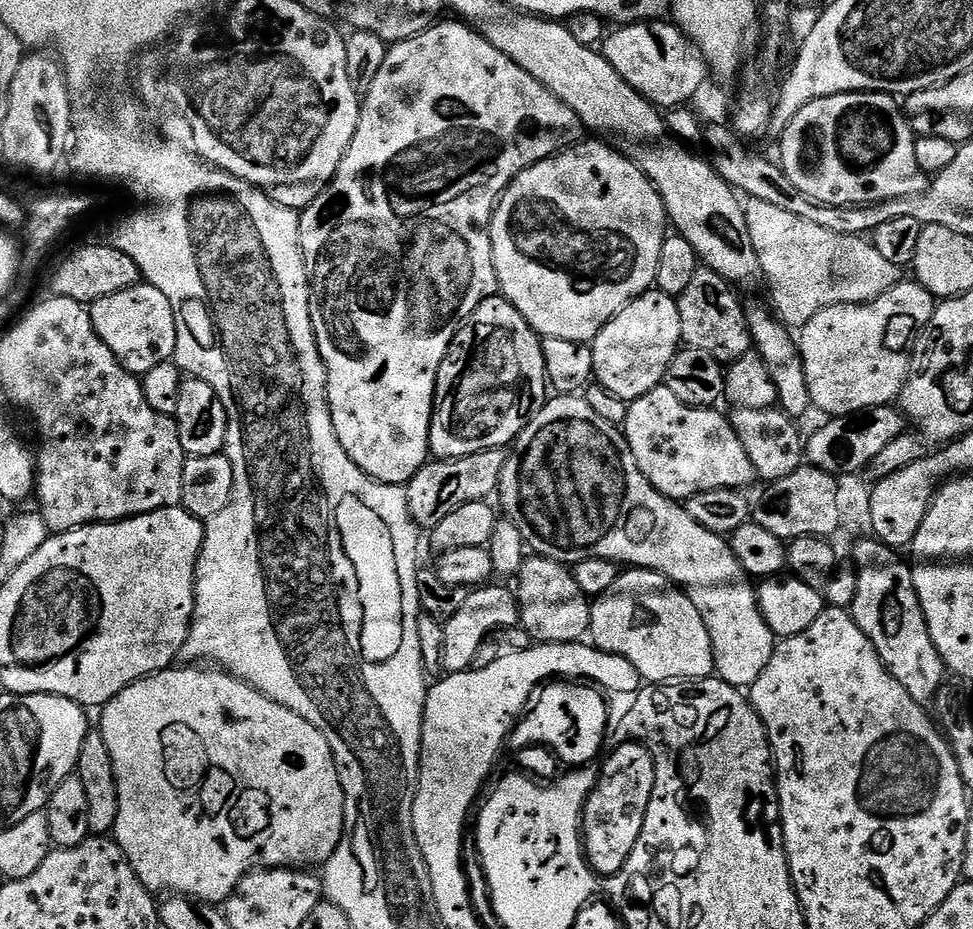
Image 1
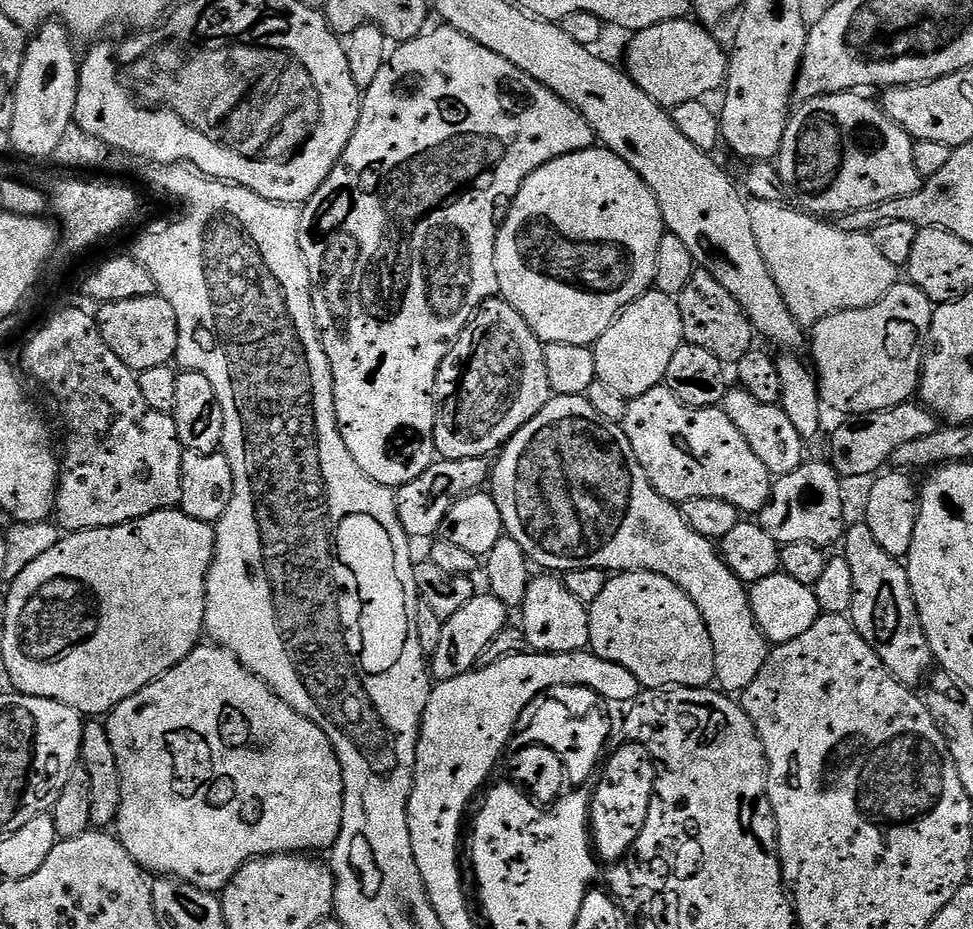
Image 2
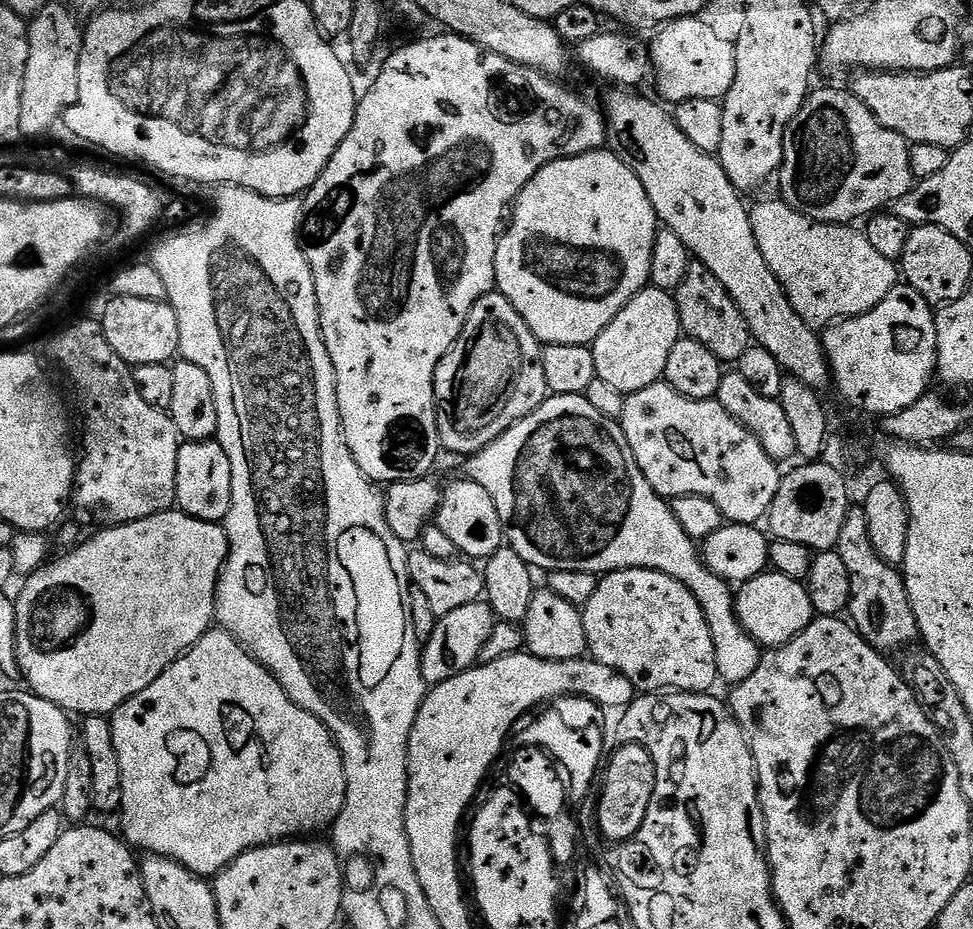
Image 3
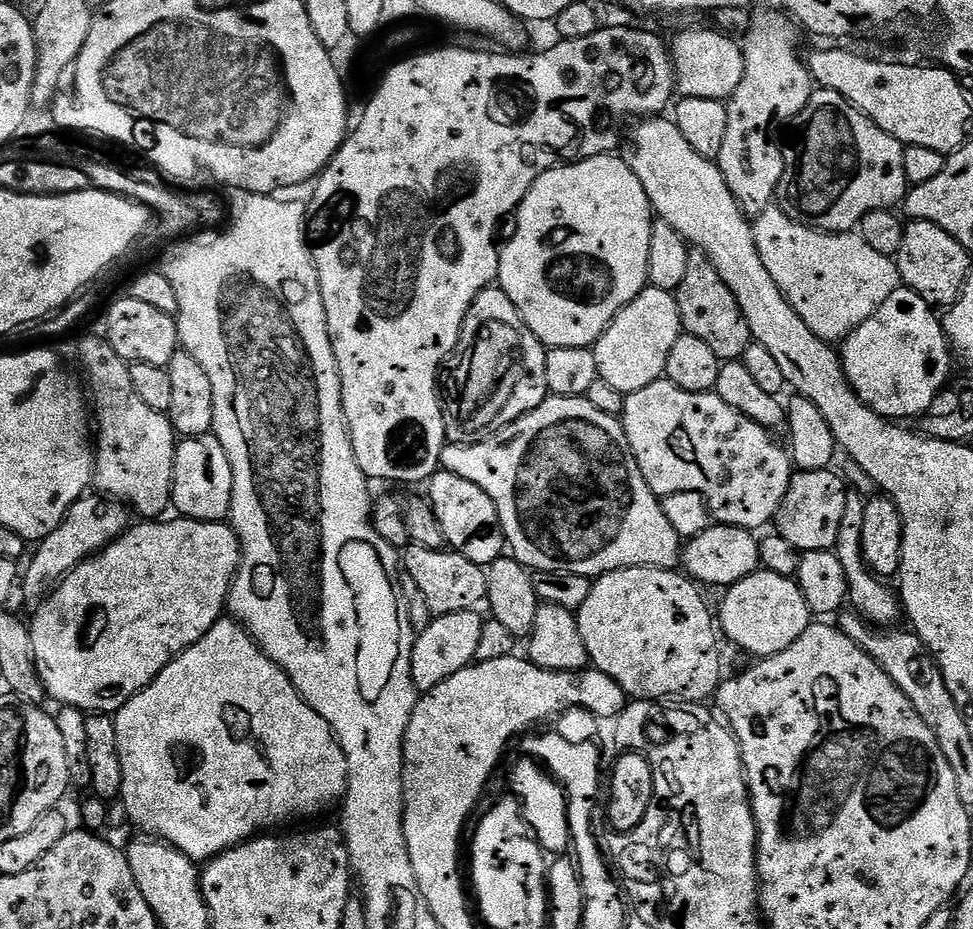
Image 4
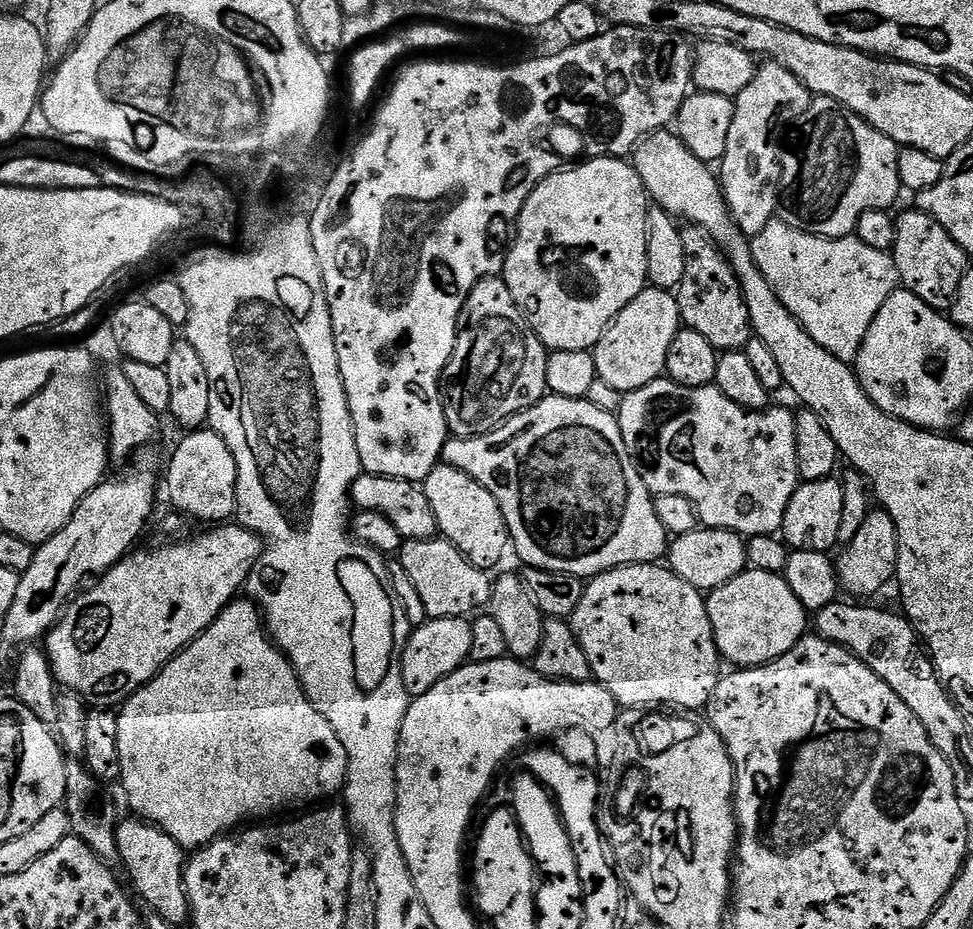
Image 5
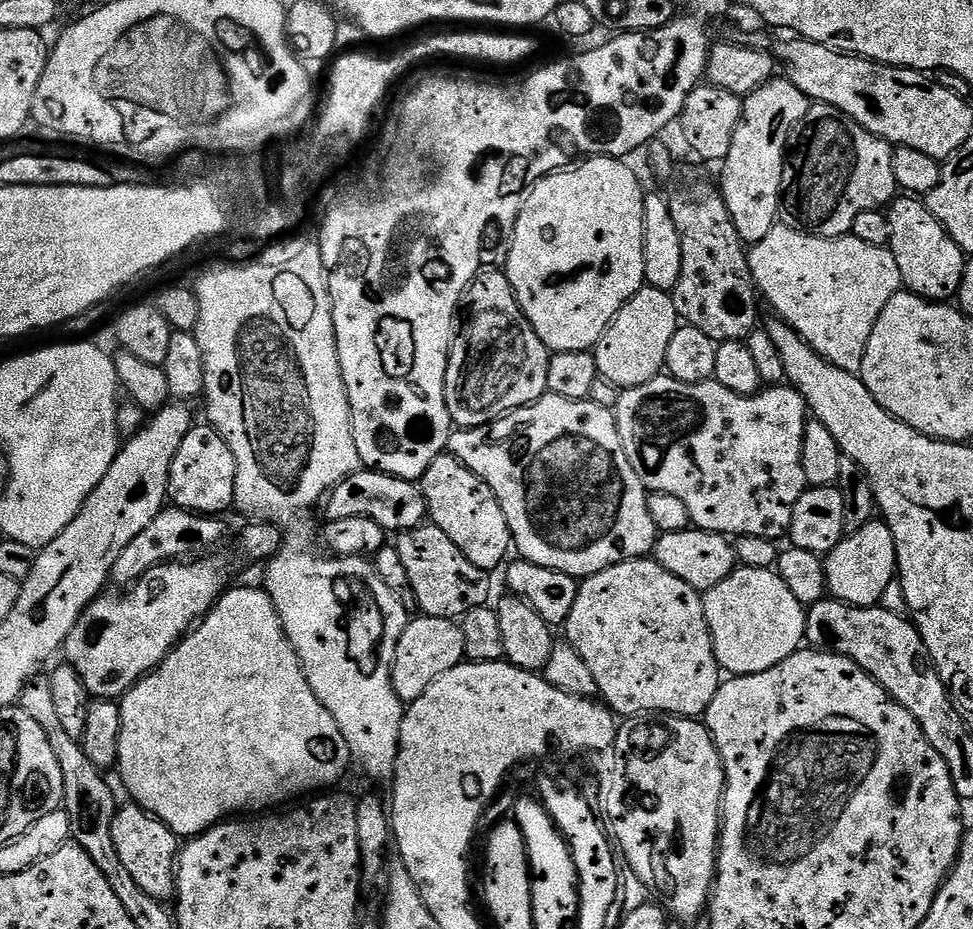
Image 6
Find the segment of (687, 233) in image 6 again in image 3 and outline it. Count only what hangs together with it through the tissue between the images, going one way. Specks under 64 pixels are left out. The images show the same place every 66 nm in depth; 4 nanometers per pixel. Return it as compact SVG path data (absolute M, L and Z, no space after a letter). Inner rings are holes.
M699 262L688 265L688 273L674 293L676 309L680 315L680 330L687 339L702 342L710 354L714 354L722 362L739 362L742 354L753 343L752 334L749 332L734 298L726 294L726 286L706 270L706 266Z

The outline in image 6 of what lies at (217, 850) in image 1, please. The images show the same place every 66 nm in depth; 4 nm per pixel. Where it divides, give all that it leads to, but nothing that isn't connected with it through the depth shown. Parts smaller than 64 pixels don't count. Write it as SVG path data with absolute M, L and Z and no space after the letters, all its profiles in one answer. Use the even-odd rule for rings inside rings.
M260 586L229 587L217 600L216 605L208 611L207 616L199 621L198 627L172 649L158 668L140 679L123 696L119 705L122 714L122 734L118 746L118 773L120 772L121 778L124 779L124 788L132 795L129 796L131 803L144 808L151 816L157 816L177 838L200 836L225 818L232 818L237 814L260 814L265 810L275 809L272 808L275 804L284 804L295 796L307 797L309 794L331 789L339 785L336 783L347 774L348 764L350 765L352 760L352 752L348 749L346 738L342 738L338 722L334 722L330 710L326 710L326 706L318 702L314 690L310 690L310 682L306 682L302 662L282 630L278 610L274 610L274 602Z

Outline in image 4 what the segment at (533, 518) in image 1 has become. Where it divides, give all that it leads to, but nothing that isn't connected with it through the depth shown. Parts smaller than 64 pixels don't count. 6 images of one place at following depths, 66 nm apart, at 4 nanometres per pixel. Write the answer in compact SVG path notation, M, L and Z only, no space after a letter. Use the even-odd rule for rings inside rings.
M549 395L548 399L543 400L537 408L532 412L528 412L522 418L515 420L513 424L507 424L505 428L496 432L494 435L488 437L487 440L482 441L481 444L453 444L451 442L445 443L442 454L440 455L440 468L450 474L458 474L458 478L466 478L470 482L474 482L474 486L478 486L482 490L486 490L486 494L490 494L490 498L494 502L494 506L498 510L498 518L500 519L500 525L504 531L504 539L507 547L510 549L511 555L525 568L529 570L535 570L538 572L569 572L570 574L582 574L589 578L599 578L604 576L608 572L617 572L623 568L666 568L669 570L675 569L682 560L682 541L679 534L674 530L674 526L670 526L669 519L666 518L666 514L662 510L660 505L661 497L657 496L655 492L650 490L650 486L646 482L646 478L642 478L642 470L638 470L638 462L634 458L634 454L630 450L628 445L628 439L624 433L623 423L617 417L610 414L602 414L602 410L598 410L587 398L582 396L553 396Z

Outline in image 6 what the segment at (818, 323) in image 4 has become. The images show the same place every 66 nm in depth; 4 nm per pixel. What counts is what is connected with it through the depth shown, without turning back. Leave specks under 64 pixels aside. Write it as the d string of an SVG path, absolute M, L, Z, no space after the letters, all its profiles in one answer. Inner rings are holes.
M779 222L766 238L762 238L762 242L751 245L748 265L757 293L776 311L773 313L789 324L823 360L847 372L859 373L874 322L878 322L886 302L890 302L890 298L894 298L902 288L898 262L894 262L894 254L888 248L858 242L858 238L851 234L834 238L811 236L809 232Z

